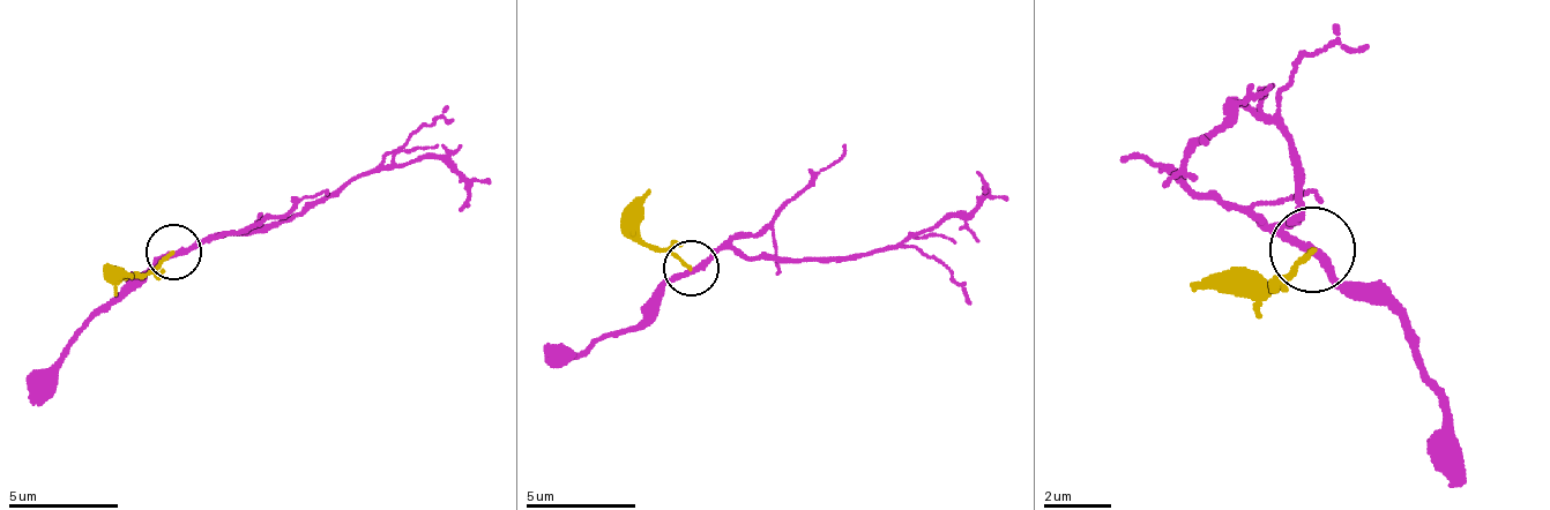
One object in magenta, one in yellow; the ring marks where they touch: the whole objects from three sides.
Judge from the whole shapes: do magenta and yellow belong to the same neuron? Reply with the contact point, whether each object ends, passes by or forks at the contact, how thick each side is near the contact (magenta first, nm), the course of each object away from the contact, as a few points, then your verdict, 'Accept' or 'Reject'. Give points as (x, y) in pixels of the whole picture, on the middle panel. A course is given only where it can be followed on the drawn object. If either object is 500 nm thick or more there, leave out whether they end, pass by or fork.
Place: (691, 268). At the ring magenta passes by. At the ring yellow ends. Thickness 280 nm (magenta) against 150 nm. Course of magenta: (692, 267), (720, 250), (857, 261), (961, 217), (978, 201), (978, 173). Course of yellow: (692, 267), (636, 233), (636, 201), (648, 189). Reject

